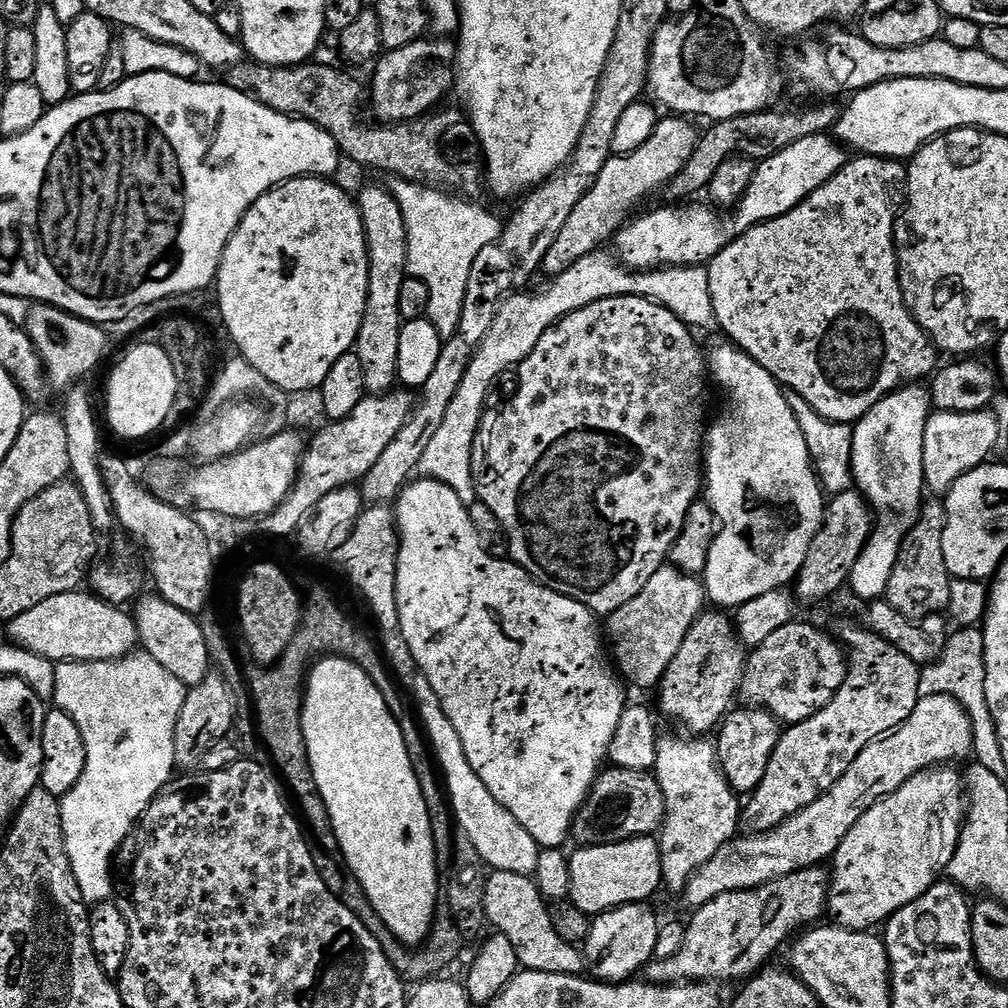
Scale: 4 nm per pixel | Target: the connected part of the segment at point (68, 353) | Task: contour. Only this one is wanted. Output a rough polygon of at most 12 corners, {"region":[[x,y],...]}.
{"region":[[55,304],[27,313],[26,331],[51,387],[94,371],[105,329]]}

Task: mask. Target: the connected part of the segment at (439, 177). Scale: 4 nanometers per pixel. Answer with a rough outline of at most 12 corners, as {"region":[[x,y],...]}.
{"region":[[328,64],[264,66],[258,96],[360,164],[468,194],[482,144],[460,112],[367,124]]}

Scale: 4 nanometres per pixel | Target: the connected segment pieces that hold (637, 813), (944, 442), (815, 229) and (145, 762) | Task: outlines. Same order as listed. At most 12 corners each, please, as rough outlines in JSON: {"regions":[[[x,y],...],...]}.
{"regions":[[[605,767],[590,793],[622,802],[596,836],[578,818],[571,839],[600,846],[655,835],[667,823],[663,783],[644,769]],[[933,411],[924,482],[947,493],[997,451],[991,411]],[[863,154],[706,265],[720,332],[855,425],[938,349]],[[128,654],[58,668],[83,724],[64,839],[92,906],[169,787],[185,681]]]}

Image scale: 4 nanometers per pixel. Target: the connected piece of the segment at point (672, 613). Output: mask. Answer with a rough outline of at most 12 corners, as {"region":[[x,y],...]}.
{"region":[[665,566],[607,617],[629,685],[663,681],[705,611],[705,585]]}

